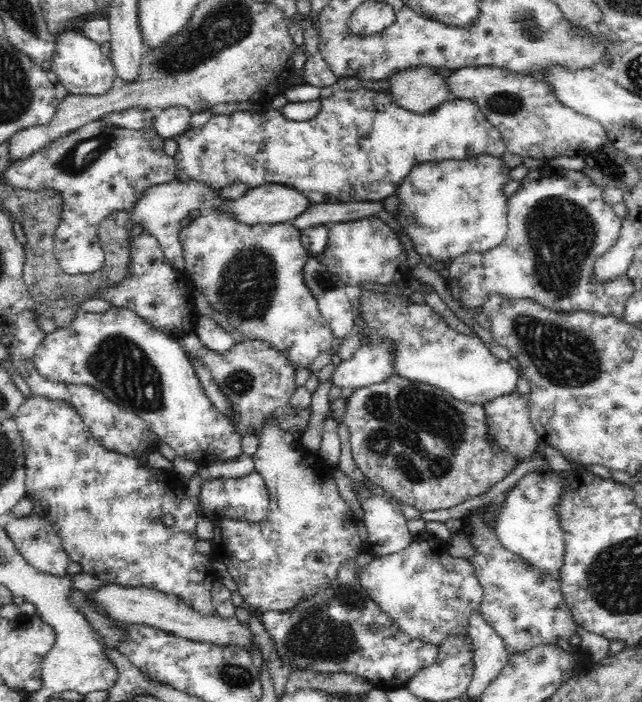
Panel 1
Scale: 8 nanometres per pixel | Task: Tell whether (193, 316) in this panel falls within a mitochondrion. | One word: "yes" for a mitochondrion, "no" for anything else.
no

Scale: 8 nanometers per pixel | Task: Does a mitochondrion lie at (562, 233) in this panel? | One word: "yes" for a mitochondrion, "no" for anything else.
yes

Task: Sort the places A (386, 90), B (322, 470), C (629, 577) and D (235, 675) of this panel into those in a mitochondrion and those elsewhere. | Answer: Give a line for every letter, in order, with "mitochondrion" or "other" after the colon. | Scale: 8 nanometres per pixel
A: other
B: other
C: mitochondrion
D: mitochondrion

